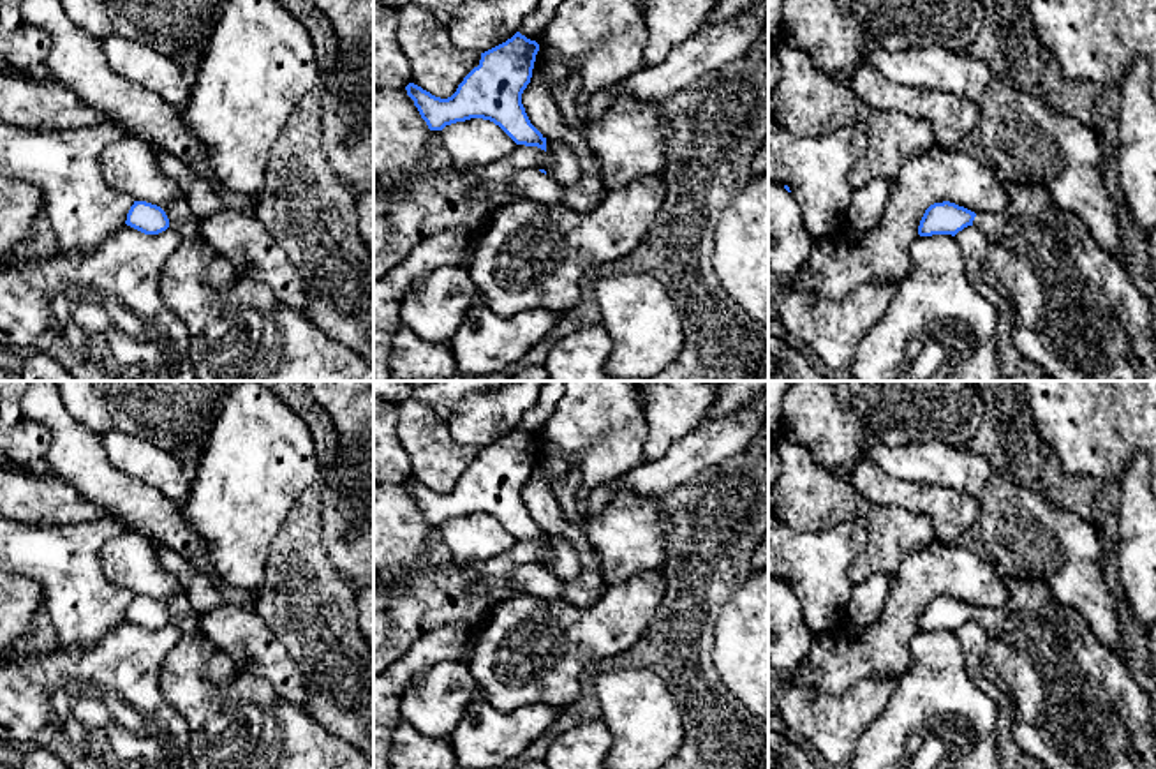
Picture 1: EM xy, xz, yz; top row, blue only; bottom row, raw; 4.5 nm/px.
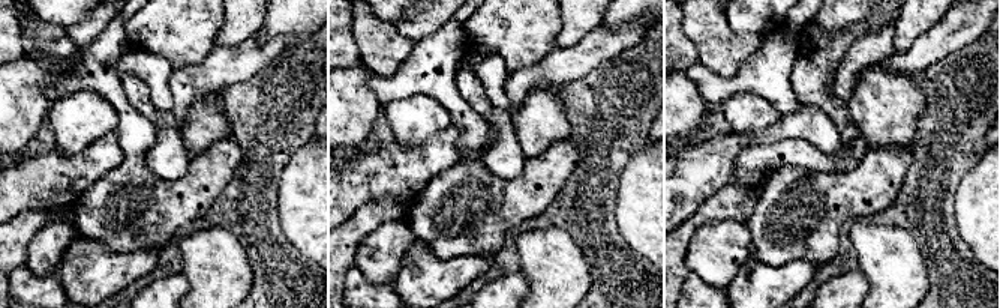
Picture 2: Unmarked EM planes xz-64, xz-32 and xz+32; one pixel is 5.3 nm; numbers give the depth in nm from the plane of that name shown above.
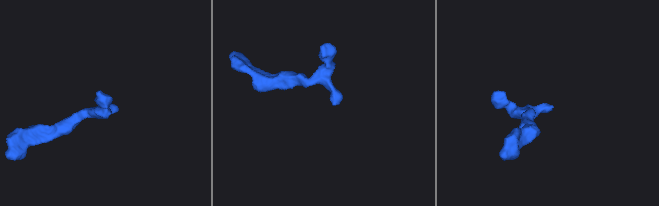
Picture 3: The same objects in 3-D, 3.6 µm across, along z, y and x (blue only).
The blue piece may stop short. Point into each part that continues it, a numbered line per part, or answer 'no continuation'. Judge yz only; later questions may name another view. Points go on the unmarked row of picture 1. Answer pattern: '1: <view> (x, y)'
1: yz (1075, 706)

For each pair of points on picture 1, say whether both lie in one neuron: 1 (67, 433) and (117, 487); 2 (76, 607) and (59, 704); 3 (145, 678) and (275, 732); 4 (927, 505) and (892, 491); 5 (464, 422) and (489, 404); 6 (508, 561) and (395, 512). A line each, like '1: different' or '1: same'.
1: same
2: different
3: different
4: same
5: same
6: different

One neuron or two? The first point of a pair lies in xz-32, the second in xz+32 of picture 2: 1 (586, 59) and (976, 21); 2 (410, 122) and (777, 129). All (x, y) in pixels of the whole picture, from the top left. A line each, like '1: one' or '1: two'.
1: one
2: two

